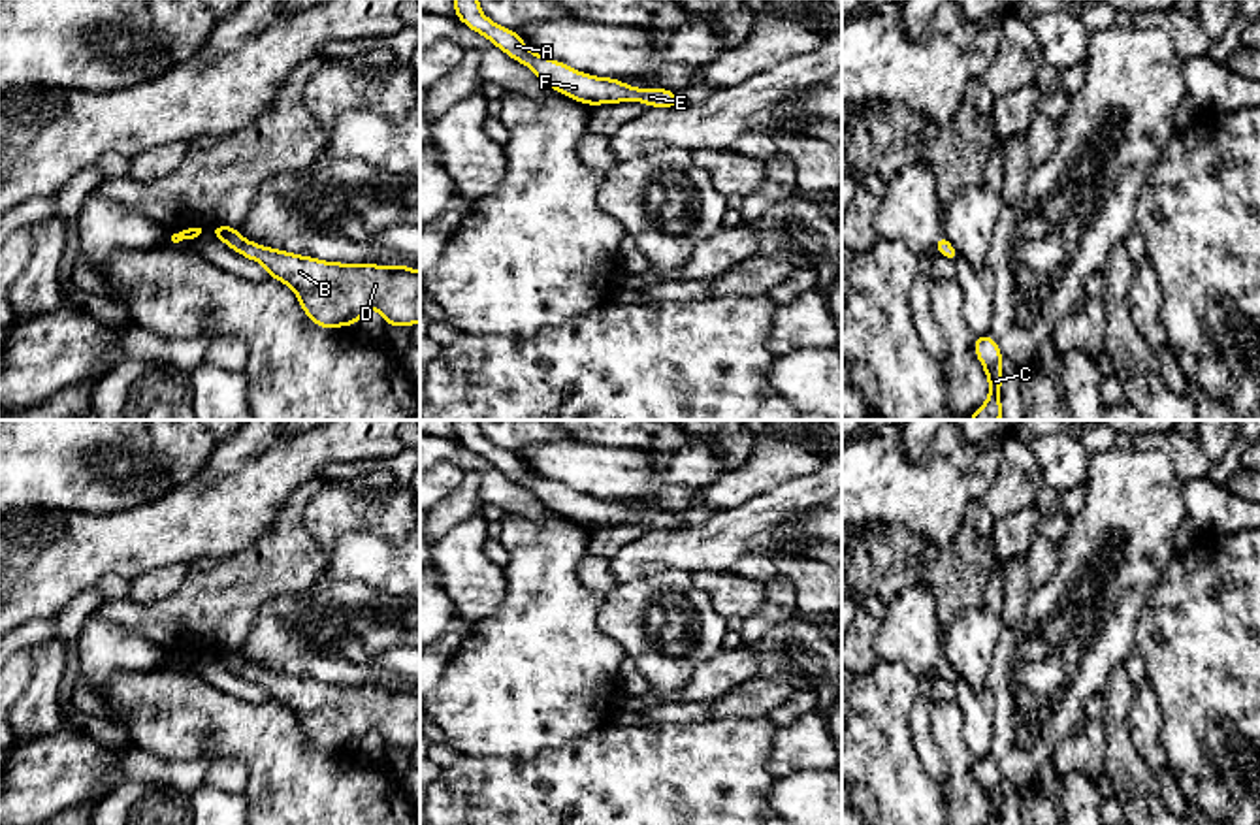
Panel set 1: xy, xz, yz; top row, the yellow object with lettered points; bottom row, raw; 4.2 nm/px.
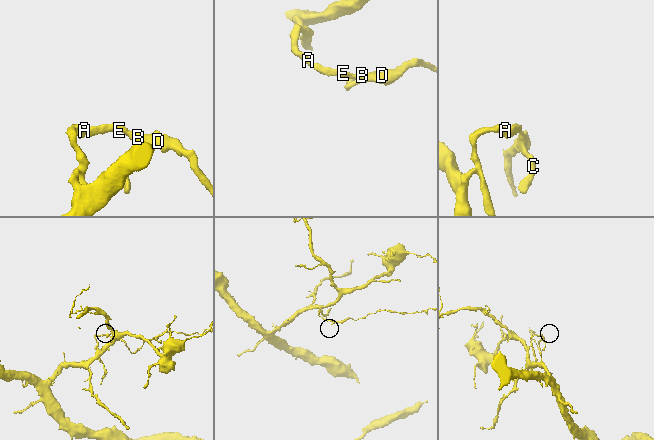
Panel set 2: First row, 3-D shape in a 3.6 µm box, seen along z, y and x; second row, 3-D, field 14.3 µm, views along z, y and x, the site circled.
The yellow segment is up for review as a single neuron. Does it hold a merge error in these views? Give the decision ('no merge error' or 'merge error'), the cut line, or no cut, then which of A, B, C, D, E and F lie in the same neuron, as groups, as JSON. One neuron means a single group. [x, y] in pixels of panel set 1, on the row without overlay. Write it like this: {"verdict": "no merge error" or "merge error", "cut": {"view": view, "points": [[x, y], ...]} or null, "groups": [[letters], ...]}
{"verdict": "no merge error", "cut": null, "groups": [["A", "B", "C", "D", "E", "F"]]}

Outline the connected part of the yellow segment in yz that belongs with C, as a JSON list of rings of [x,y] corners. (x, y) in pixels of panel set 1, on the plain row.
[[[987,755],[979,757],[974,763],[974,774],[981,784],[987,802],[989,802],[989,816],[985,825],[1002,825],[1000,823],[1000,810],[1002,810],[1002,774],[998,765]]]

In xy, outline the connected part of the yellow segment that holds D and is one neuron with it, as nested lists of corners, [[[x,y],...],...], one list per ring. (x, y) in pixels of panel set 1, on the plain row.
[[[211,648],[209,655],[218,659],[232,672],[262,686],[271,701],[290,708],[303,735],[324,752],[358,746],[369,731],[377,731],[386,748],[405,748],[420,744],[420,693],[411,688],[341,686],[324,684],[313,678],[299,678],[279,671],[264,669],[237,655],[237,648]]]

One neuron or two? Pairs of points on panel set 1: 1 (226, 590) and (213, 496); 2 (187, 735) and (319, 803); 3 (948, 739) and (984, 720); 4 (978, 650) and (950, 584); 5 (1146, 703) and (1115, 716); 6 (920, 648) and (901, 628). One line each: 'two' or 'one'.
1: two
2: one
3: two
4: two
5: two
6: one

